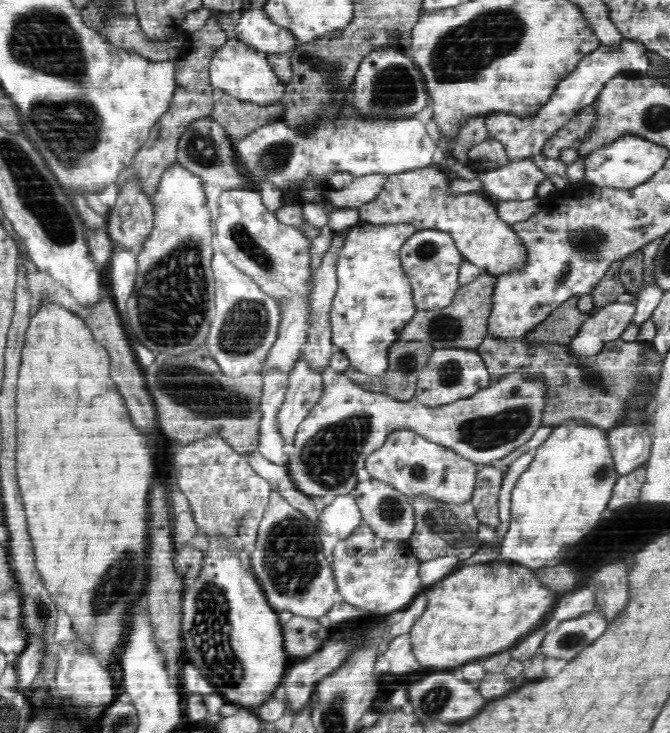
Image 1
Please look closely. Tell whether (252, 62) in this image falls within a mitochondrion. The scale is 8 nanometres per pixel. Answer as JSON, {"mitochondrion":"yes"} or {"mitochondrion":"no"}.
{"mitochondrion":"no"}

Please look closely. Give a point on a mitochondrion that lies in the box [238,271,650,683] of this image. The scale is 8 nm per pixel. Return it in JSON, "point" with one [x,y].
{"point":[328,456]}

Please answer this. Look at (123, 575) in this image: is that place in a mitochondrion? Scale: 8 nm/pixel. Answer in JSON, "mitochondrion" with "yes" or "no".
{"mitochondrion":"yes"}

